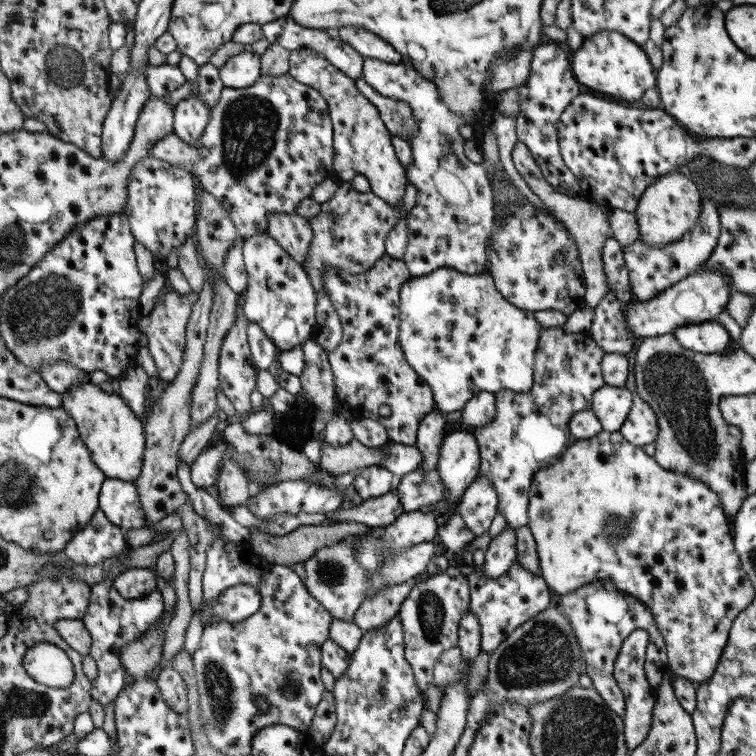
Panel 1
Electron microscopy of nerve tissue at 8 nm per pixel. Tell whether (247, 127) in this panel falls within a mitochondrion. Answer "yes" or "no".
yes

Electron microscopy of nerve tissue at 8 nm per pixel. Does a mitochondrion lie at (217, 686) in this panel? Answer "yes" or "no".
yes

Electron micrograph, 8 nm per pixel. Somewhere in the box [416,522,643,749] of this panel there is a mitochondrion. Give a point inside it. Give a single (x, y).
(544, 655)

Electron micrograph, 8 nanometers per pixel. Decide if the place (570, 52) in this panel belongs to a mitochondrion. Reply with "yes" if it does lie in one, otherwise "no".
no

